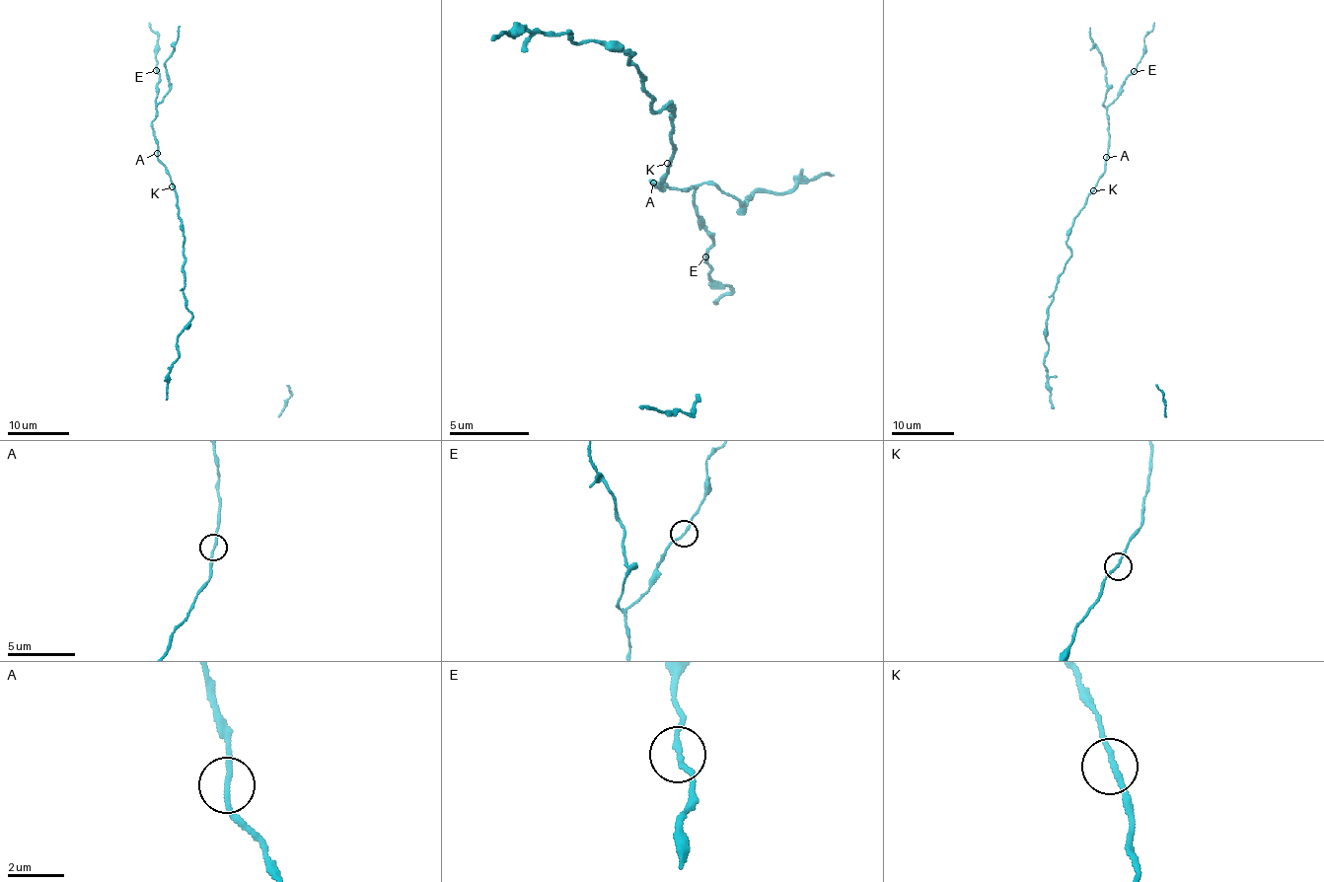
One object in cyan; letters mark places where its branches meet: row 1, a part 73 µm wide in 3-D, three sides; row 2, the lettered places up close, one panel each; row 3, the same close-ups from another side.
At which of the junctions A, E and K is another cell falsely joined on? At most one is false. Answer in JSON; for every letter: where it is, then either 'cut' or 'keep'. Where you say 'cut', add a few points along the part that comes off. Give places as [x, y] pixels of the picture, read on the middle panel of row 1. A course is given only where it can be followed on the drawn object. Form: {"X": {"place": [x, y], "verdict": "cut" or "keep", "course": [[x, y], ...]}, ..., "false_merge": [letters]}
{"A": {"place": [653, 183], "verdict": "keep"}, "E": {"place": [705, 257], "verdict": "cut", "course": [[704, 256], [713, 268], [708, 276], [732, 287], [714, 305]]}, "K": {"place": [667, 163], "verdict": "keep"}, "false_merge": ["E"]}

